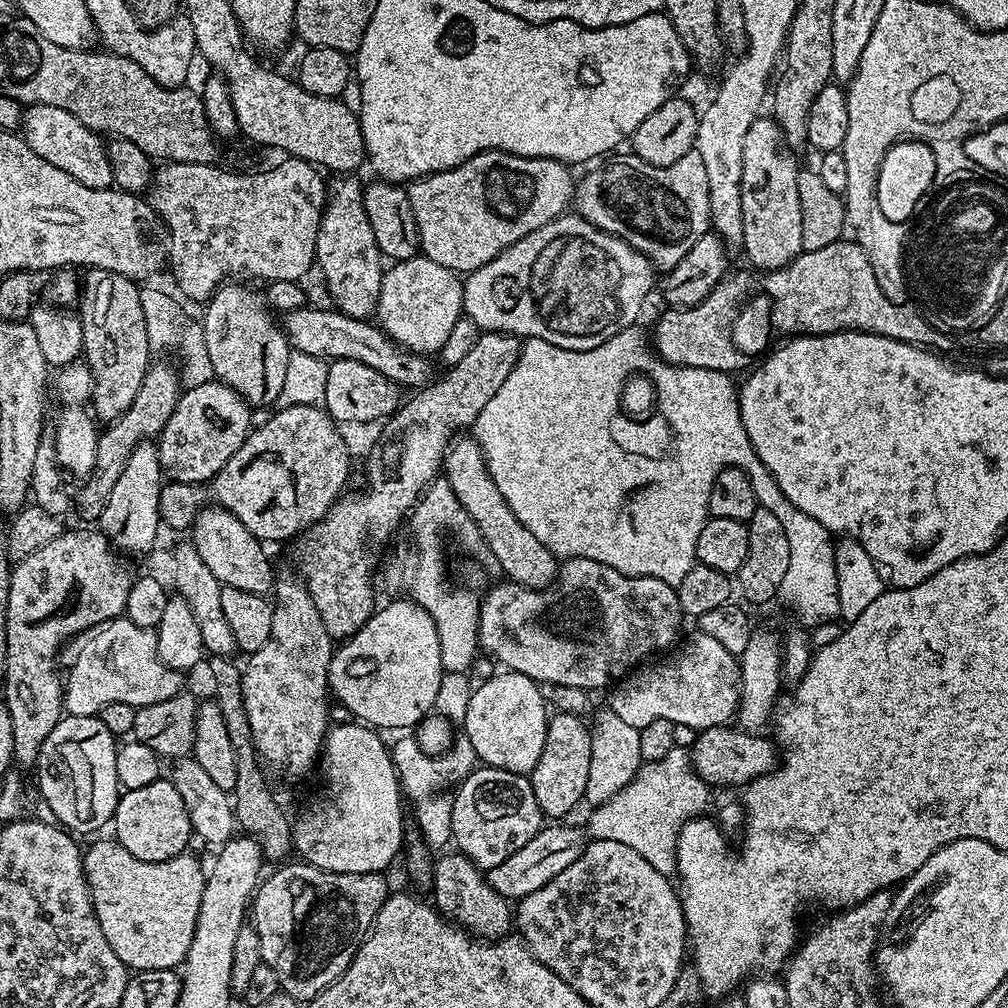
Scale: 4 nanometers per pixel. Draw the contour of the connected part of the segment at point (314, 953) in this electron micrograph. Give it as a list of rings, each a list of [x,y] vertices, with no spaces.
[[[285,863],[273,876],[261,879],[250,905],[250,923],[258,934],[260,958],[274,974],[278,974],[280,991],[299,1002],[313,1000],[324,988],[329,988],[350,966],[364,937],[372,931],[372,924],[385,900],[390,887],[378,872],[366,874],[338,874],[316,868],[313,864]]]

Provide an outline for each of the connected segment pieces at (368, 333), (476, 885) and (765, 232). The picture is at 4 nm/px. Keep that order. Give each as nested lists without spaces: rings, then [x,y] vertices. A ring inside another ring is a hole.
[[[303,306],[283,313],[284,336],[293,349],[327,362],[334,360],[362,362],[378,370],[378,374],[390,378],[395,384],[408,390],[419,389],[433,379],[434,373],[432,373],[431,366],[428,365],[427,355],[411,352],[410,349],[394,343],[385,334],[384,329],[373,323],[371,319],[359,320],[356,317],[348,317],[346,313],[337,311],[332,306],[328,308],[310,307]]]
[[[452,850],[449,856],[444,856],[435,861],[432,869],[432,886],[431,895],[436,895],[434,899],[435,907],[445,920],[455,922],[465,932],[481,939],[481,940],[499,940],[511,933],[514,928],[514,908],[509,900],[502,894],[498,894],[498,890],[494,890],[494,886],[488,884],[487,875],[471,860],[459,850]]]
[[[757,118],[746,130],[742,150],[742,251],[761,273],[785,268],[803,248],[802,202],[798,194],[797,153],[788,145],[775,119]]]

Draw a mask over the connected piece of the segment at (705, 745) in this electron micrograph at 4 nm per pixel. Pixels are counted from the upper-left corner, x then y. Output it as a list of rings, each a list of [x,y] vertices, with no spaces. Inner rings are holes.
[[[736,726],[705,727],[697,735],[690,749],[692,768],[709,786],[715,784],[747,786],[759,776],[773,772],[778,766],[777,749],[771,739],[768,741],[763,736],[743,731]]]

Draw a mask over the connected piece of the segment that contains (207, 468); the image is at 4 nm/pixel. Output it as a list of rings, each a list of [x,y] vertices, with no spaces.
[[[218,379],[206,381],[202,386],[184,388],[179,400],[174,406],[174,414],[170,414],[170,422],[160,431],[158,447],[160,449],[160,471],[169,481],[177,480],[183,484],[207,484],[214,479],[218,470],[234,458],[238,446],[248,437],[253,427],[253,409],[230,386],[226,386]]]

